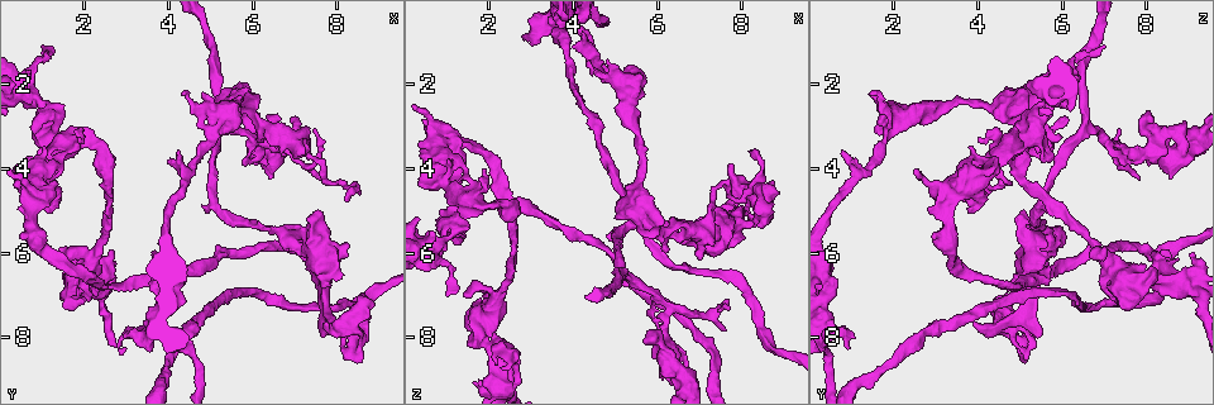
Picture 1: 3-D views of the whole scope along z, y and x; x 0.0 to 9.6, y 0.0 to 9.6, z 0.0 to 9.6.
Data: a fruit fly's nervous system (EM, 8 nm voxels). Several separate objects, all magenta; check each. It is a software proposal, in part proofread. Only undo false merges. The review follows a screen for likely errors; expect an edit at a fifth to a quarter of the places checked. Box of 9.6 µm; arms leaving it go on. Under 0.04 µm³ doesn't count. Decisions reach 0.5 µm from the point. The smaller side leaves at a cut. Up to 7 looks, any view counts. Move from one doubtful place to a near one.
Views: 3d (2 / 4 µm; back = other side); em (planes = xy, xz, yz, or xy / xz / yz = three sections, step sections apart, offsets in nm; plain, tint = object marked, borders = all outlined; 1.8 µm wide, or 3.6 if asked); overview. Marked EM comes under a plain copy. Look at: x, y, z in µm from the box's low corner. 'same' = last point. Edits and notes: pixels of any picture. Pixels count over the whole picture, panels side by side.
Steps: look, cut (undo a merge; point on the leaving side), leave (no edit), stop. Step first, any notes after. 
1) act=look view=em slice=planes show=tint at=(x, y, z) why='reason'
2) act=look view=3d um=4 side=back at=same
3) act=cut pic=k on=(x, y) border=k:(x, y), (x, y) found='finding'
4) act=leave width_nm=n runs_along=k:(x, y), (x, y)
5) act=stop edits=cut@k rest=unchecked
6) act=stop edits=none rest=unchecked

act=look view=3d um=4 at=(5.20, 2.95, 1.95) why='arms part here'

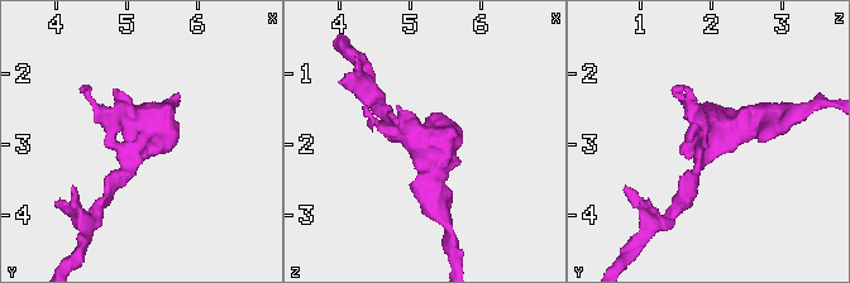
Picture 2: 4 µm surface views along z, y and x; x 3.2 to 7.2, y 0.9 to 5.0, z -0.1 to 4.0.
act=look view=em um=3.6 slice=yz step=16 show=tint at=(5.20, 3.00, 1.90) why='need the tissue'

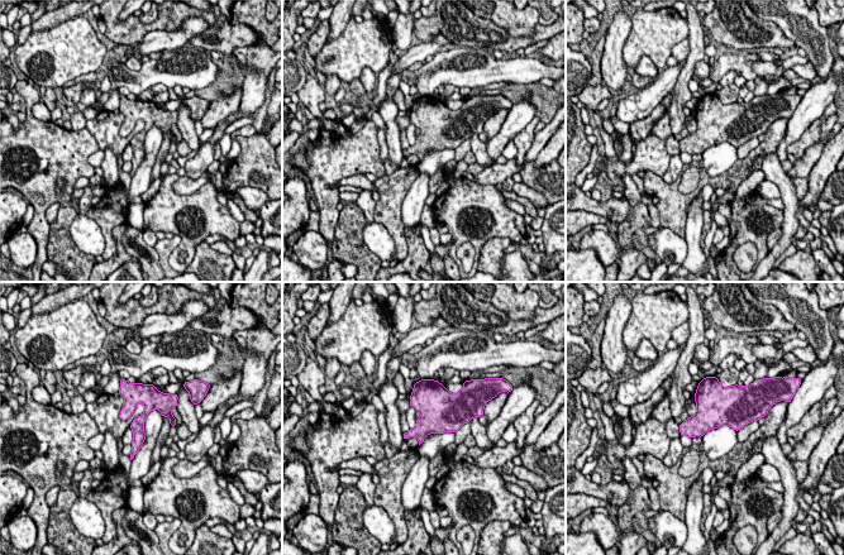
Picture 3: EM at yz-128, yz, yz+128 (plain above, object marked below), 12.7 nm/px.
act=look view=em um=3.6 slice=planes show=tint at=same

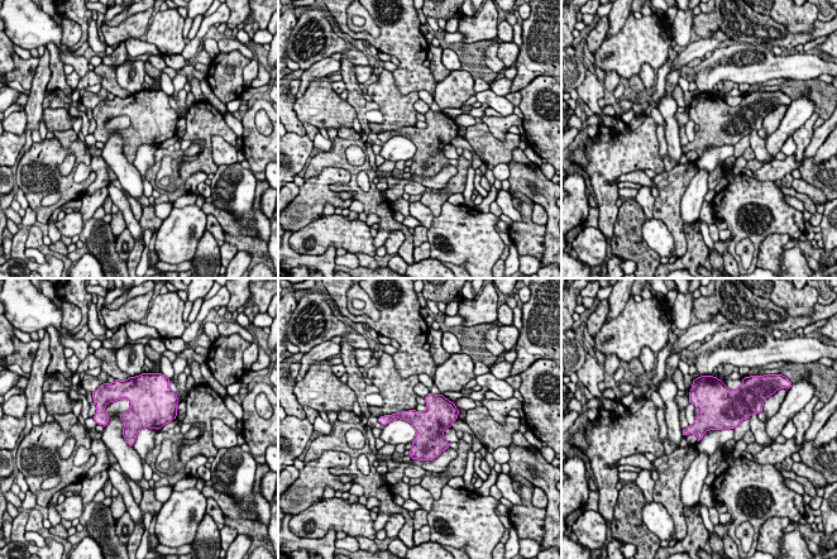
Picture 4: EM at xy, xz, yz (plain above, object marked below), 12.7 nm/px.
act=leave width_nm=380 found='continuous, no second neuron'

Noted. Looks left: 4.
act=look view=3d um=4 at=(8.10, 7.75, 4.55) why='arms part here'

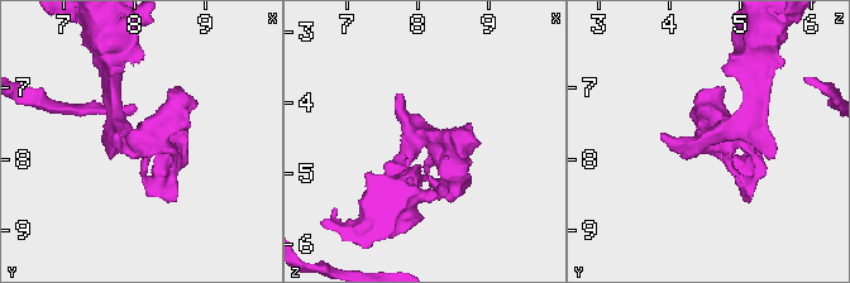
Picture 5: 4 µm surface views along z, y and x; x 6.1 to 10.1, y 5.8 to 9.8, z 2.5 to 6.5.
act=look view=em um=3.6 slice=planes show=tint at=(8.15, 7.75, 4.55)

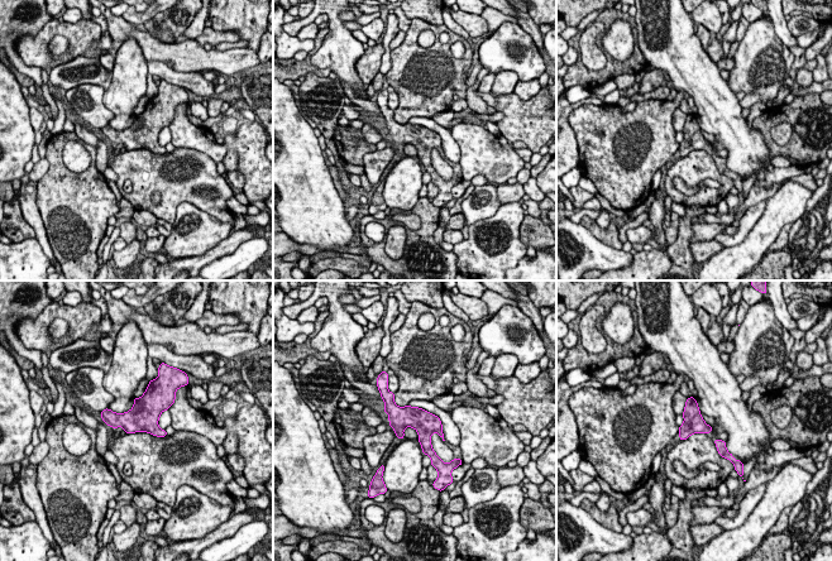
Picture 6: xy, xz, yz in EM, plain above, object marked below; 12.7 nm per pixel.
act=leave width_nm=260 found='one neuron here'

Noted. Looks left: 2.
act=look view=em slice=planes show=tint at=(6.40, 2.90, 8.95) why='touches itself'

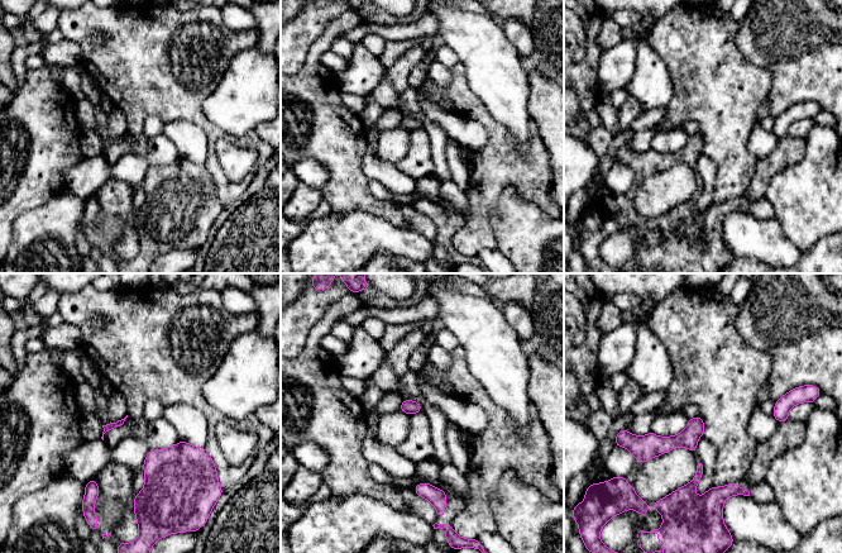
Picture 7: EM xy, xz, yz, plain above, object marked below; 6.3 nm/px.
act=leave runs_along=7:(701, 424), (675, 442), (634, 438) found='one neuron here'

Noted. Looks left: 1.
act=stop edits=none rest=unchecked

